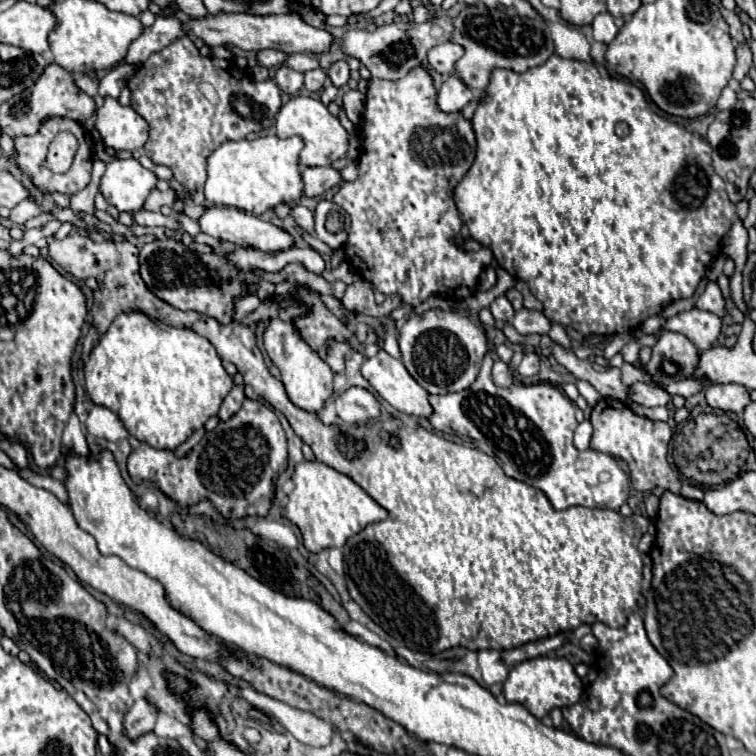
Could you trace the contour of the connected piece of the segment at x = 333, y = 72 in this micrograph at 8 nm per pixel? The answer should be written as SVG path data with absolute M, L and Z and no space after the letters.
M339 60L339 62L331 64L331 68L327 70L327 74L329 74L331 82L333 82L337 88L341 88L341 86L345 86L347 80L349 80L349 66L347 66L345 60Z

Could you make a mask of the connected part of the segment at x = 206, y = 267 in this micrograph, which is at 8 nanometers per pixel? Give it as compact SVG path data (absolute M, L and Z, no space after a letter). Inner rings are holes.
M155 240L151 244L145 244L139 252L139 266L141 266L141 278L147 284L147 288L159 296L163 302L171 304L173 308L179 310L195 310L199 314L211 316L215 320L219 320L219 324L231 324L233 322L233 314L235 314L235 300L237 298L245 298L249 294L257 294L259 300L269 300L275 292L273 282L267 282L263 276L255 274L251 268L241 270L237 268L229 258L221 256L221 254L197 254L191 252L187 246L183 246L179 240ZM257 284L257 292L251 292L247 286Z

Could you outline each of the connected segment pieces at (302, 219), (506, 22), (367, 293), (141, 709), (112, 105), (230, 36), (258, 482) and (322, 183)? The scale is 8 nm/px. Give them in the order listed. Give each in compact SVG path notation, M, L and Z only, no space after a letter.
M295 206L293 212L291 212L291 216L295 218L295 222L297 222L305 232L315 234L315 228L313 228L313 214L311 214L311 210L307 210L307 208L303 208L303 206Z
M485 4L463 6L453 18L451 42L463 46L465 54L457 60L453 76L459 76L467 88L473 92L485 92L489 84L489 74L493 68L511 68L515 72L525 72L527 68L543 64L553 52L551 32L545 20L531 20L525 16L509 16L497 8L487 8Z
M357 280L357 282L349 284L343 298L341 298L341 306L345 310L357 312L357 314L369 314L369 316L387 316L387 312L399 304L401 304L401 300L397 296L391 296L389 300L385 300L383 306L377 306L373 296L373 288L365 280Z
M141 698L125 714L123 726L125 726L127 736L131 736L131 740L137 740L139 736L143 736L143 734L153 730L155 720L157 720L157 710L145 698Z
M105 98L105 104L97 108L95 128L107 148L129 152L145 146L149 130L147 122L133 108L125 108L113 98Z
M219 12L219 14L207 14L203 18L195 18L189 22L183 22L183 30L191 38L203 40L207 46L237 46L241 50L265 50L265 48L275 48L285 54L293 52L305 52L305 54L321 54L327 52L331 46L333 36L327 30L313 28L301 20L297 12L281 14L281 16L257 16L257 14L229 14L229 12Z
M245 400L241 410L205 434L183 458L171 450L157 450L141 442L129 456L127 470L133 482L151 482L163 494L189 506L199 500L211 500L225 518L247 514L265 516L271 508L275 478L287 468L287 438L275 412L257 400Z
M301 166L301 180L303 180L303 196L315 198L321 196L325 190L337 186L341 182L341 176L331 166L325 168L307 168Z

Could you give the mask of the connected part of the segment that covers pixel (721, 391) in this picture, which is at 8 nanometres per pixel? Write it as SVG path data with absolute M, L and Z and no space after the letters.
M711 384L705 396L711 408L719 408L735 414L741 414L745 406L751 402L747 388L741 384Z

